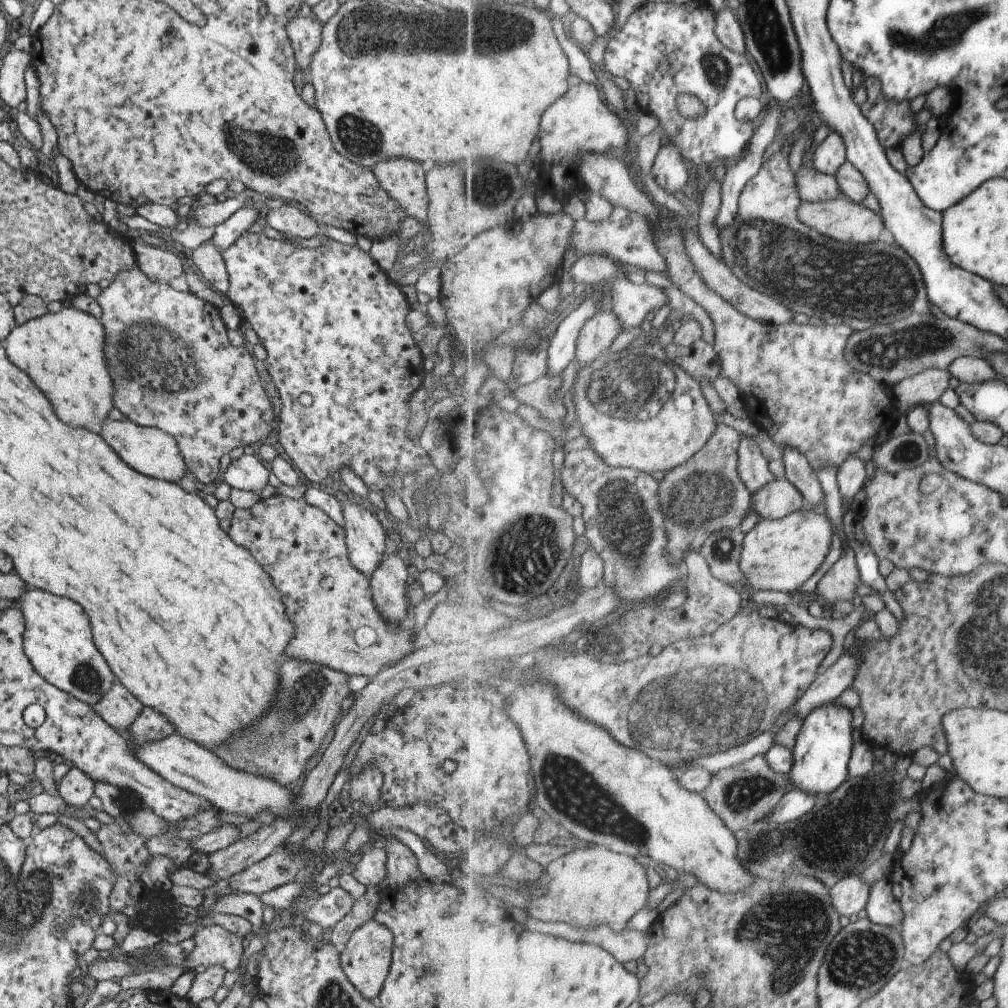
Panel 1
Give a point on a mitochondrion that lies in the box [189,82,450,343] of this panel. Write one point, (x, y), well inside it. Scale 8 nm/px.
(266, 154)

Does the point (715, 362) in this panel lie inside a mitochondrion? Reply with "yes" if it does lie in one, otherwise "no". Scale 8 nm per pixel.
no

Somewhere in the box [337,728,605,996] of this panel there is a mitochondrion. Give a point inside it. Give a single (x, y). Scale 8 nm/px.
(427, 973)

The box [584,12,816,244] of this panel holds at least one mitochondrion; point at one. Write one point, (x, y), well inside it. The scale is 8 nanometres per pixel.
(717, 68)

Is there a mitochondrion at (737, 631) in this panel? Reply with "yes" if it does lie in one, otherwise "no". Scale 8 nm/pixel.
no

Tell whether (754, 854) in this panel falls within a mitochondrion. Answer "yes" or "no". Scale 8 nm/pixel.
yes

